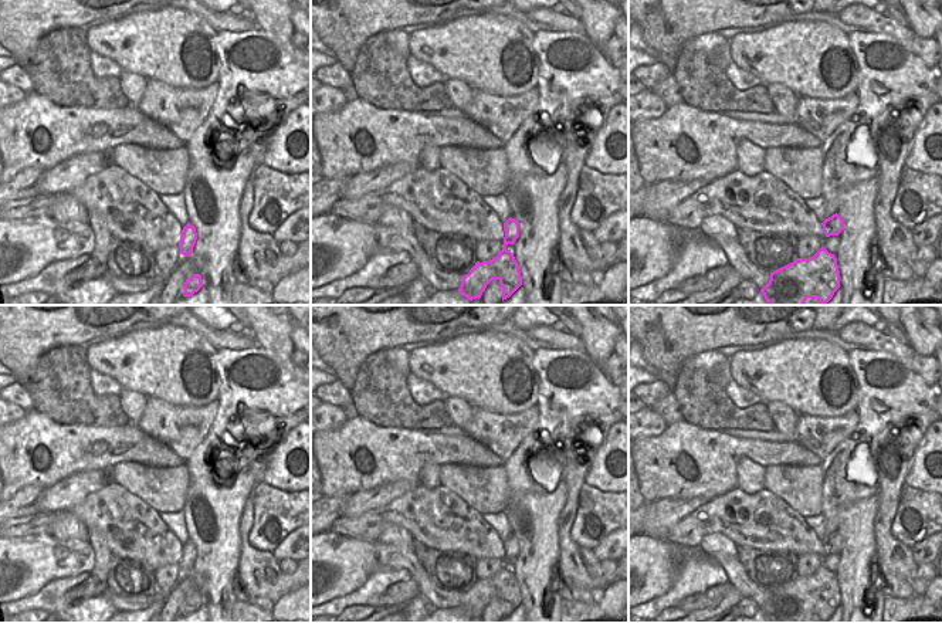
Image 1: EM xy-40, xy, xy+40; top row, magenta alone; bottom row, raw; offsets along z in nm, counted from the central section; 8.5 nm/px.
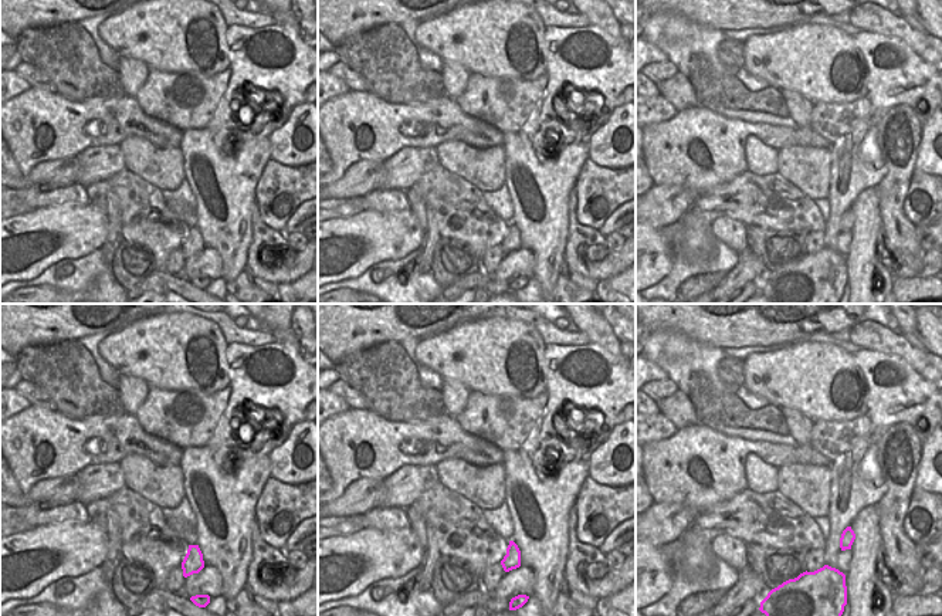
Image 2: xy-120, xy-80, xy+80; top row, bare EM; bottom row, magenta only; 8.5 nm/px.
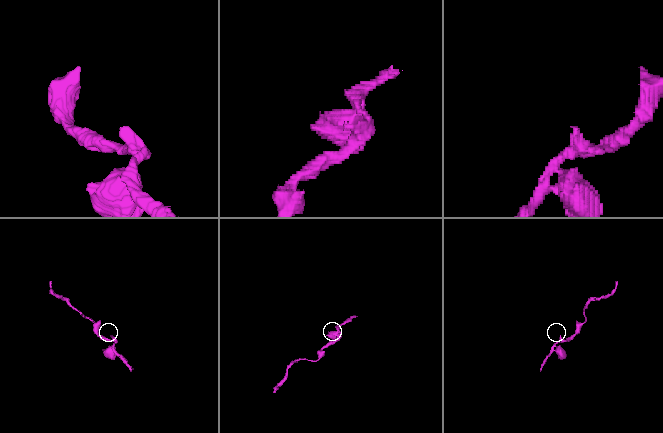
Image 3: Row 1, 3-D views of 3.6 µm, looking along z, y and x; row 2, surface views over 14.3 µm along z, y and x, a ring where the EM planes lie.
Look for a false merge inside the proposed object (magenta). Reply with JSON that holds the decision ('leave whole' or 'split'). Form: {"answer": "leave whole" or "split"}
{"answer": "leave whole"}

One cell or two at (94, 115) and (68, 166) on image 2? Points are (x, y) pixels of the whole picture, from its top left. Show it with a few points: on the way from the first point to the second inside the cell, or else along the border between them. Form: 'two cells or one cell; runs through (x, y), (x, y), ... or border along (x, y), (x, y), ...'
two cells; border along (75, 155), (46, 159), (40, 163)

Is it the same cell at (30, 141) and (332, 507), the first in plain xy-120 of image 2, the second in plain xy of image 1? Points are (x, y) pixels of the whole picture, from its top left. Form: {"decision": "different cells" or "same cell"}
{"decision": "different cells"}

